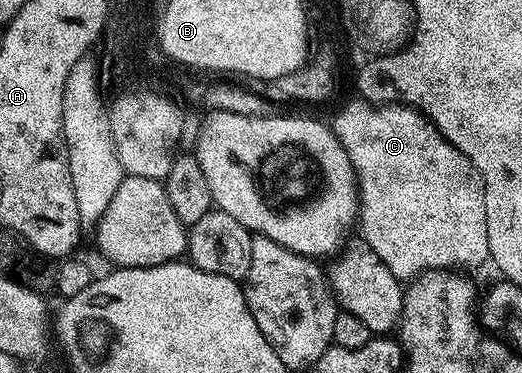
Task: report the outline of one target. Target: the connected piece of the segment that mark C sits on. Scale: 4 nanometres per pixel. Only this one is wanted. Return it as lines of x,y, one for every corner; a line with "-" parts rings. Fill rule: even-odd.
354,98
350,104
345,104
337,112
337,117
331,120
333,133
339,138
341,145
347,150
353,168
357,172
359,187
359,228
361,236
369,251
379,255
380,260
402,282
409,282
434,271
465,270
465,260
473,260
477,268
489,260
487,246
487,202
485,187
475,166
449,140
441,135
441,131
431,123
421,111
403,104
395,103
388,106
378,106
368,100

